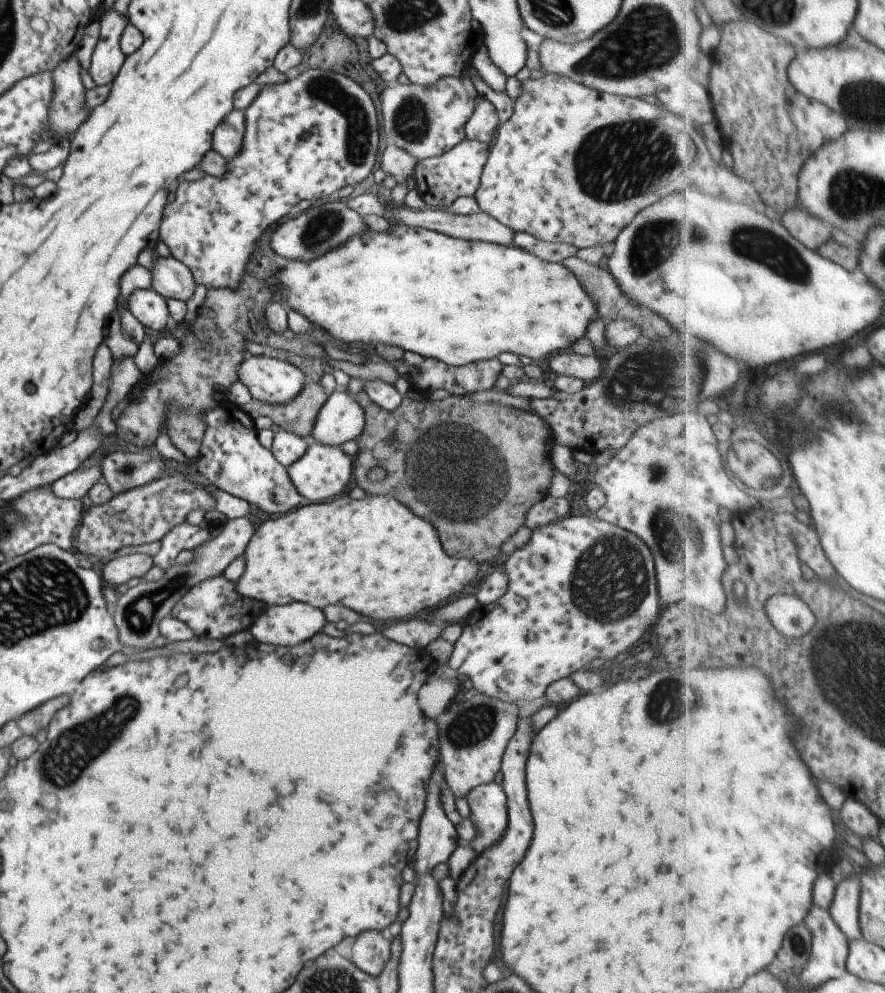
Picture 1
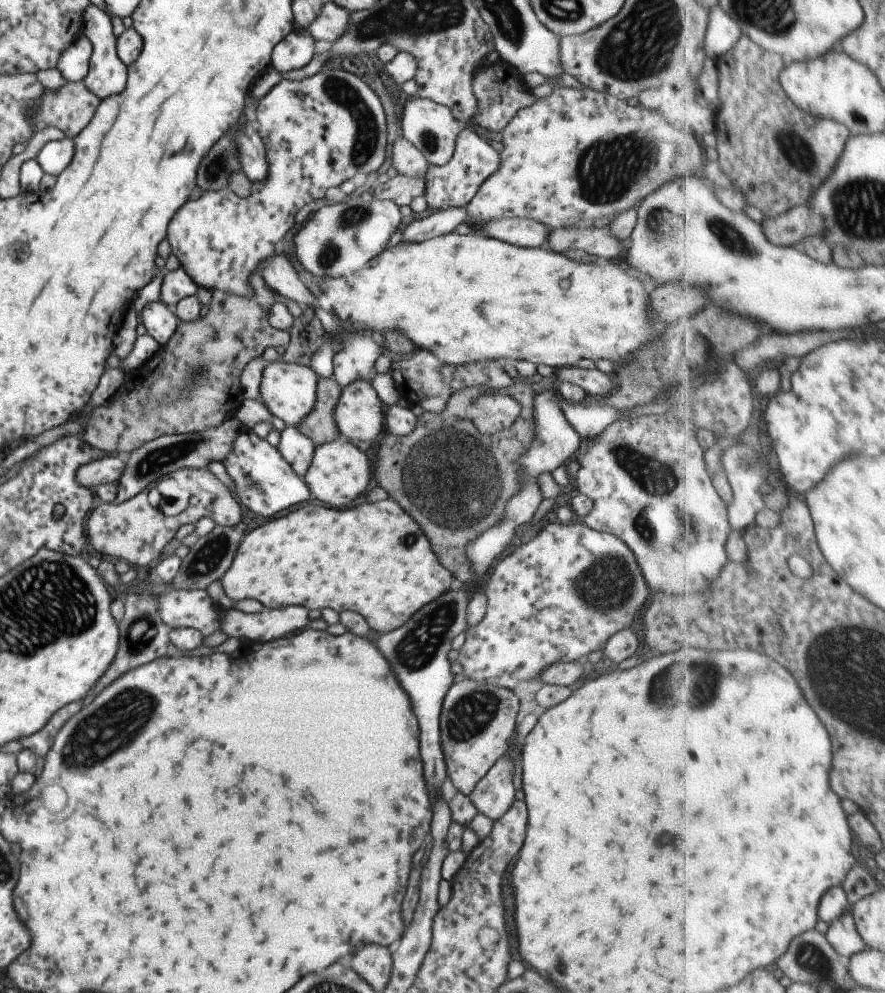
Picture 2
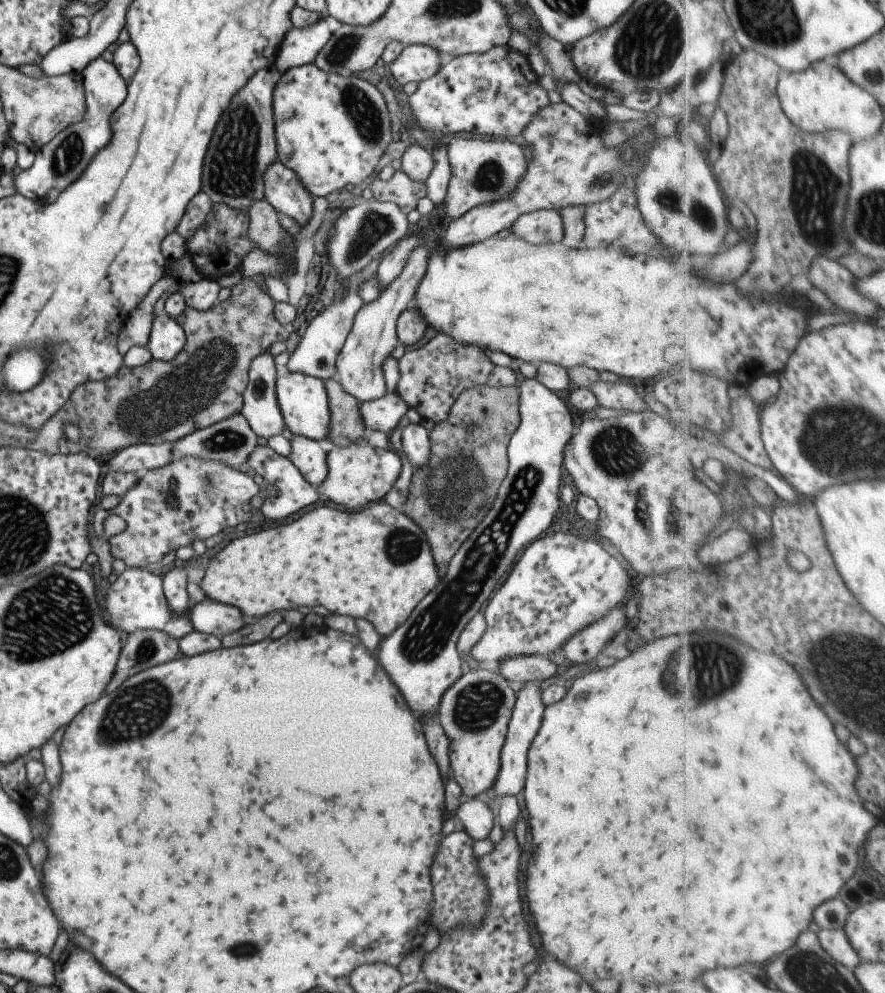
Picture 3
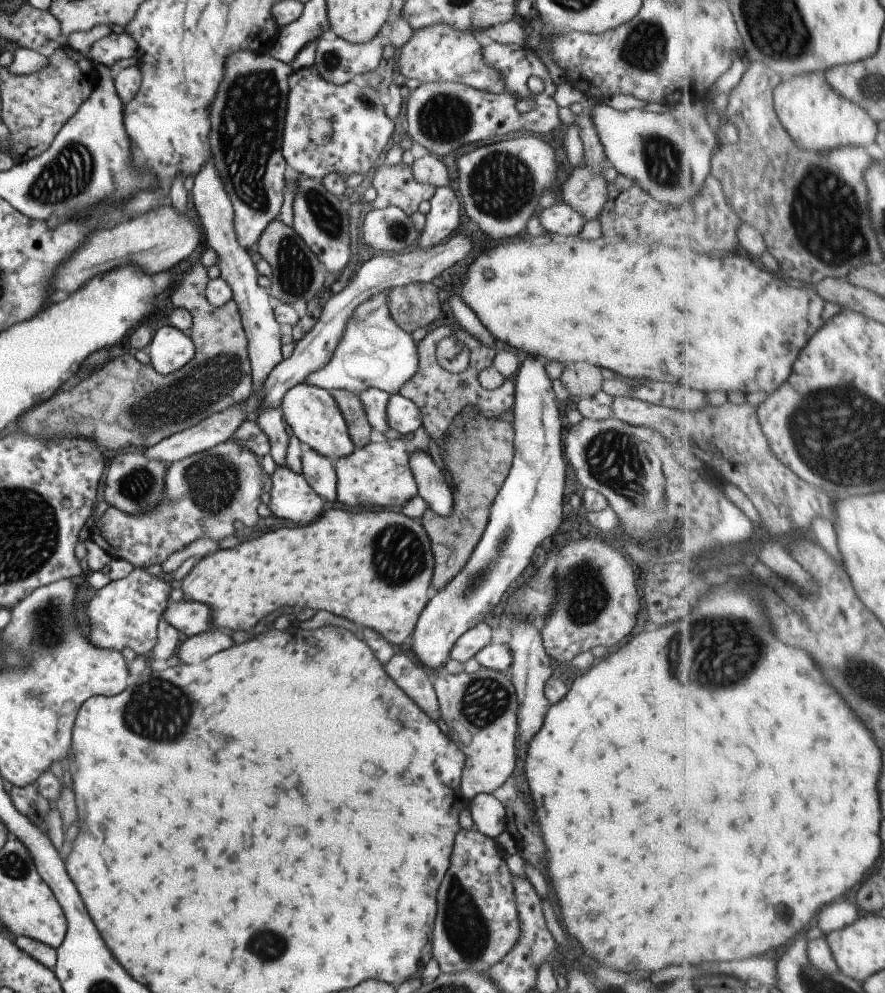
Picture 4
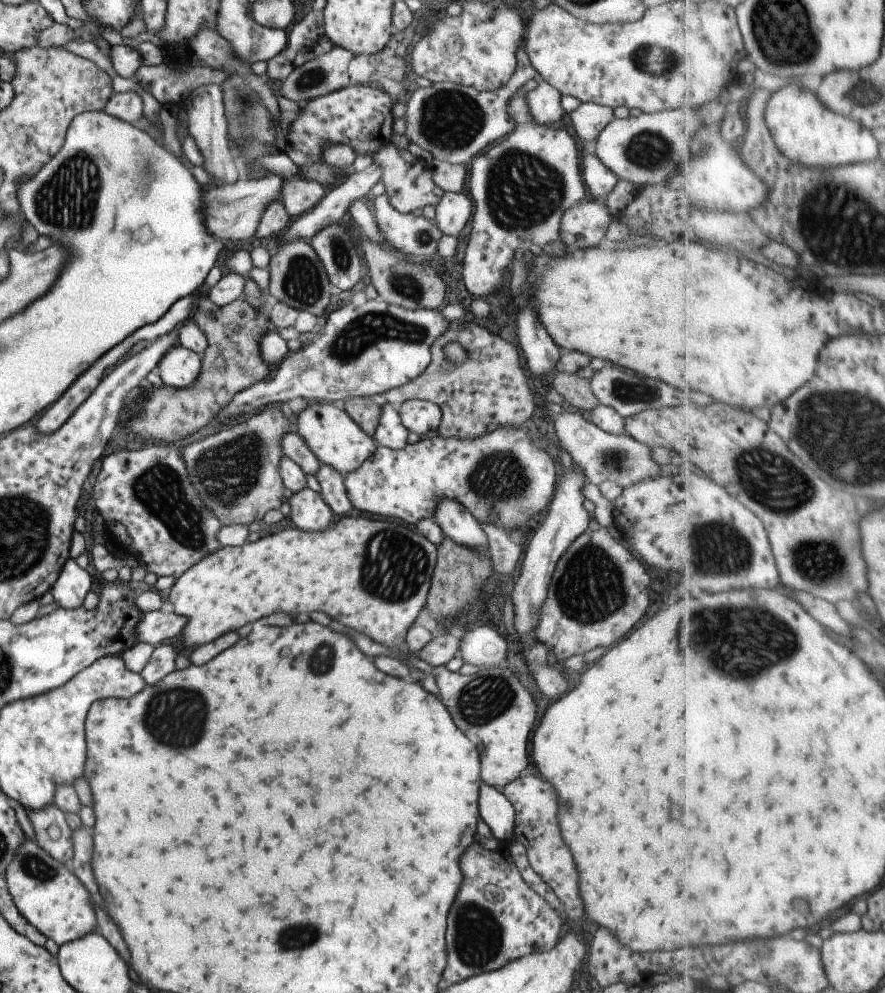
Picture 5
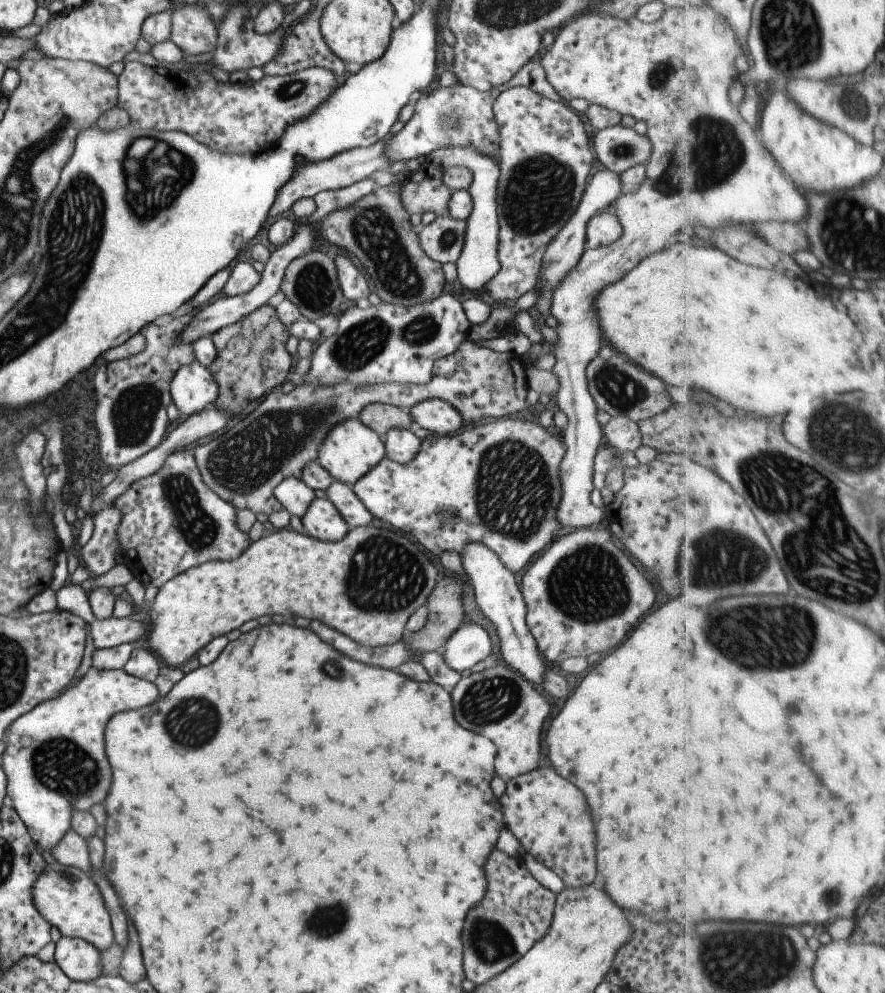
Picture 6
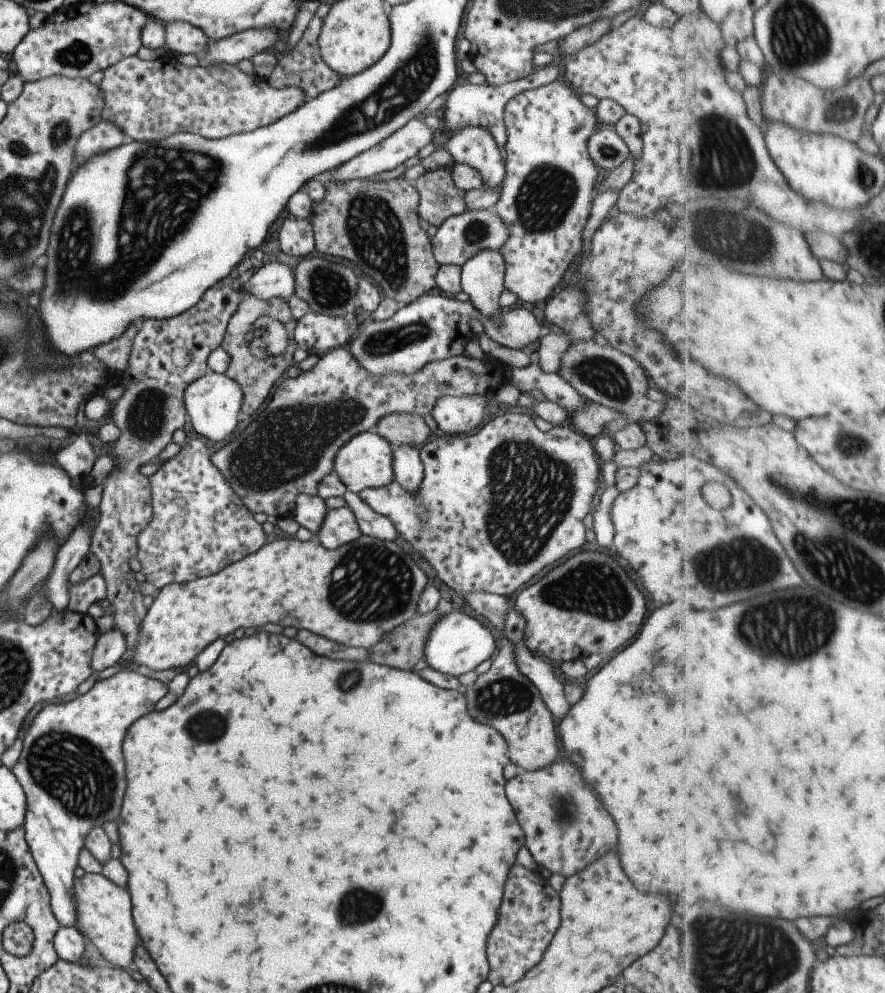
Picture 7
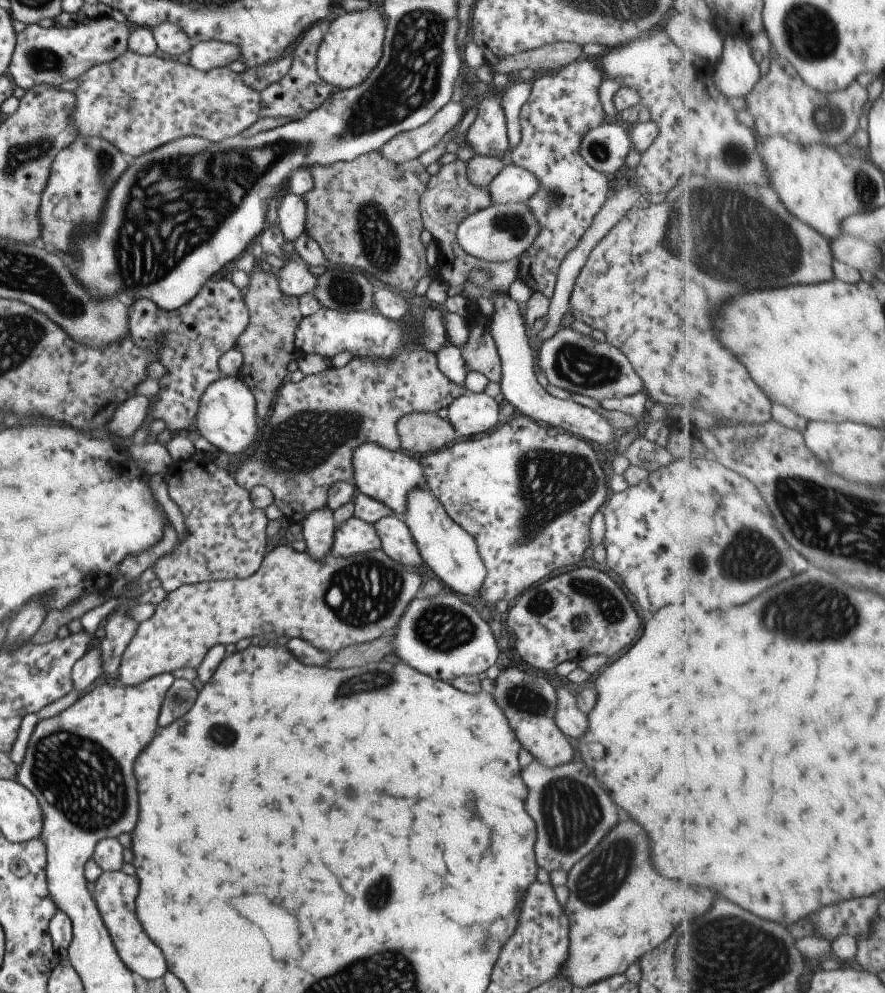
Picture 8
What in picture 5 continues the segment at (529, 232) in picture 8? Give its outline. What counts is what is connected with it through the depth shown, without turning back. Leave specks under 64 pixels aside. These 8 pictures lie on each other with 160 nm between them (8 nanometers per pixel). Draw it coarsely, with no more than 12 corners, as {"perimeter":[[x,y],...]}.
{"perimeter":[[374,198],[380,236],[399,253],[424,261],[441,231],[423,215]]}

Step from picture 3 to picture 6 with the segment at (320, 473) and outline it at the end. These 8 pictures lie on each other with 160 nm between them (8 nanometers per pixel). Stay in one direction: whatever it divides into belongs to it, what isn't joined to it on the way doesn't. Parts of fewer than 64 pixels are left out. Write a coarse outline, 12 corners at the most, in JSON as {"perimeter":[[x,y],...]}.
{"perimeter":[[331,479],[326,498],[349,528],[373,517],[350,485]]}

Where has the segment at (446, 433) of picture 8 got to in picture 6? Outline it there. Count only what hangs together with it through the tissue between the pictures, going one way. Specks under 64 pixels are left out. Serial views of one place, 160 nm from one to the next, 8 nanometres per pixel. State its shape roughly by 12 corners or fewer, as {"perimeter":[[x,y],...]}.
{"perimeter":[[373,403],[356,416],[377,436],[389,427],[413,428],[409,411]]}

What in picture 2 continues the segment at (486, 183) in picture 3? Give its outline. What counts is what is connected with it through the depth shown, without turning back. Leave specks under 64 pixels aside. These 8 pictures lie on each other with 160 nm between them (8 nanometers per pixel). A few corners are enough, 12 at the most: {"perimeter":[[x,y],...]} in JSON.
{"perimeter":[[470,128],[451,158],[429,165],[426,208],[465,207],[500,167],[500,156]]}

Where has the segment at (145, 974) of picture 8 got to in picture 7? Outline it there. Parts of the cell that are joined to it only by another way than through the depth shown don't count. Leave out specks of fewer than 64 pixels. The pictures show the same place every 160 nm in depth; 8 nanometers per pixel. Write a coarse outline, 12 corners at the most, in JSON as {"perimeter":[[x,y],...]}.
{"perimeter":[[101,874],[73,880],[74,928],[132,969],[142,943],[127,892]]}

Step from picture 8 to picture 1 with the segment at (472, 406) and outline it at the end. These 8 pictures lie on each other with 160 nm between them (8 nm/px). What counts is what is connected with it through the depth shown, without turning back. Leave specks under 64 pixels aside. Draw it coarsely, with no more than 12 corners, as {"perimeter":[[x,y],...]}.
{"perimeter":[[339,386],[317,411],[310,440],[339,447],[364,427]]}

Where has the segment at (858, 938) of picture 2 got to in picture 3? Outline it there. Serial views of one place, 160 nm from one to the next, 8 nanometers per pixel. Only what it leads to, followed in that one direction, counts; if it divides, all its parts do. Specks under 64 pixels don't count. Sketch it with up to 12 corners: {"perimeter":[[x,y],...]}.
{"perimeter":[[845,928],[821,929],[825,950],[855,972],[863,962]]}

